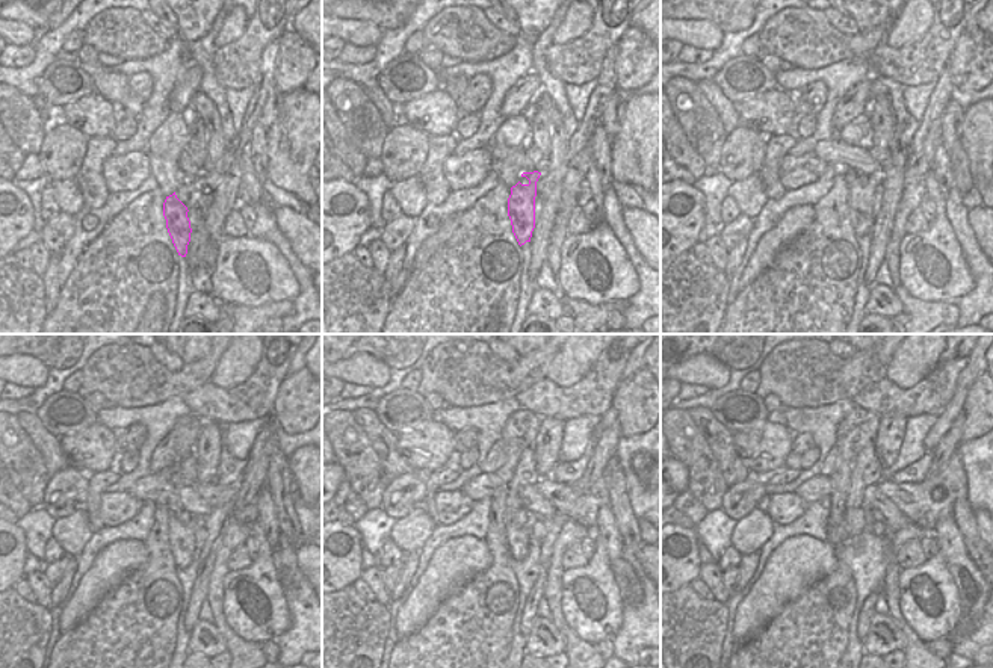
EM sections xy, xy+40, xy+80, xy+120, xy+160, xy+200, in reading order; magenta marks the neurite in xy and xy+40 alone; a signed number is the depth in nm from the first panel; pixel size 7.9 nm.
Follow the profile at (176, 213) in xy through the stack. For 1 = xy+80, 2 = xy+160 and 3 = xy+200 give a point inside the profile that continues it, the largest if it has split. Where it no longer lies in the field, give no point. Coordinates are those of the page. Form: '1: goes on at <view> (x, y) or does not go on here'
1: goes on at xy+80 (860, 201)
2: goes on at xy+160 (525, 473)
3: goes on at xy+200 (868, 470)

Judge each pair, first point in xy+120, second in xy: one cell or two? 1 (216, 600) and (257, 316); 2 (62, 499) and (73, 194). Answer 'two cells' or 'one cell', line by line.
1: one cell
2: two cells

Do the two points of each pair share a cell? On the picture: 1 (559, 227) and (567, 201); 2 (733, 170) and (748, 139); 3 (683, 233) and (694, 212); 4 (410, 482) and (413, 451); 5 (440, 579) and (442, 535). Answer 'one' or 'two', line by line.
1: one
2: one
3: one
4: two
5: two

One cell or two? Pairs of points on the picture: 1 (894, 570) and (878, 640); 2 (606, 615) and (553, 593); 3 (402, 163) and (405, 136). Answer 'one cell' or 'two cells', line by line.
1: two cells
2: two cells
3: one cell

